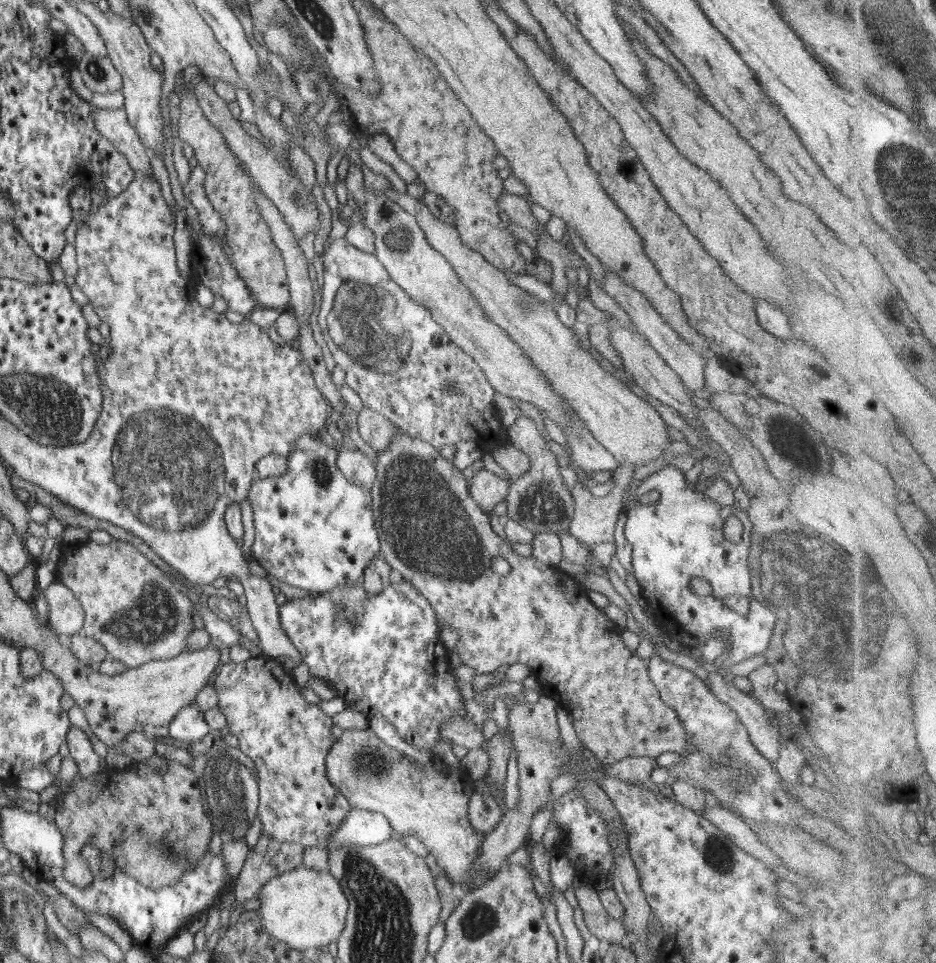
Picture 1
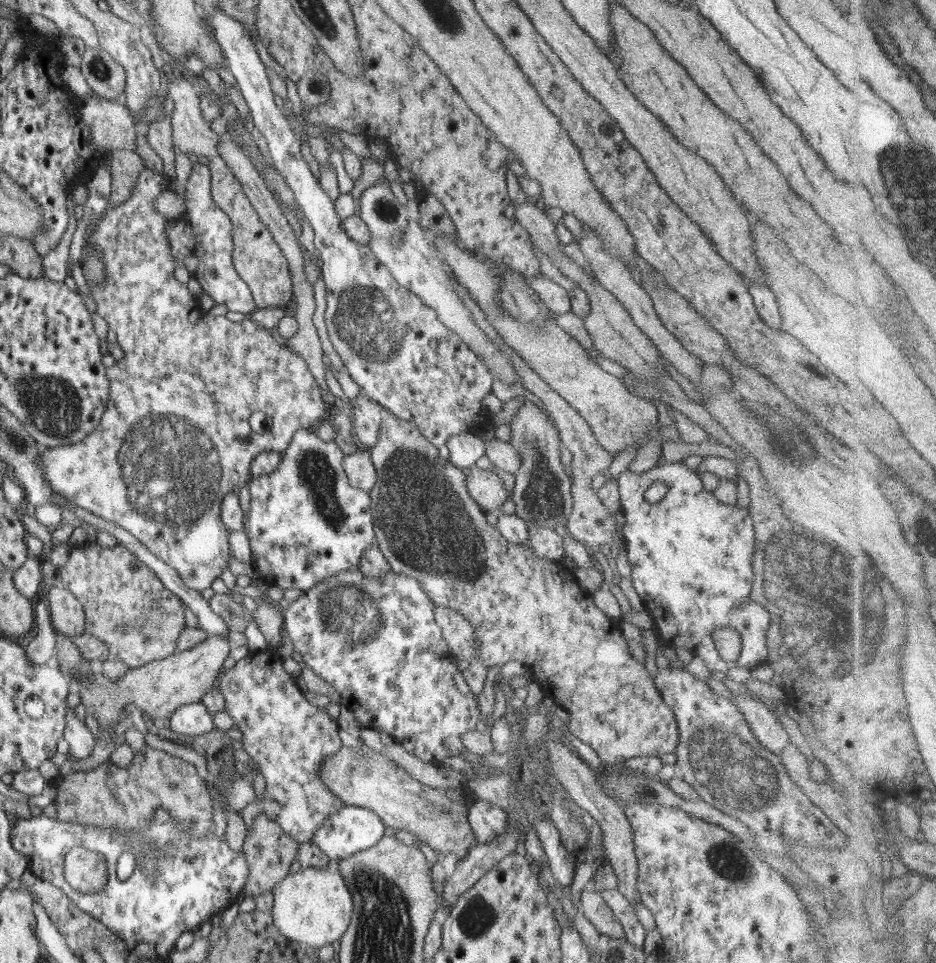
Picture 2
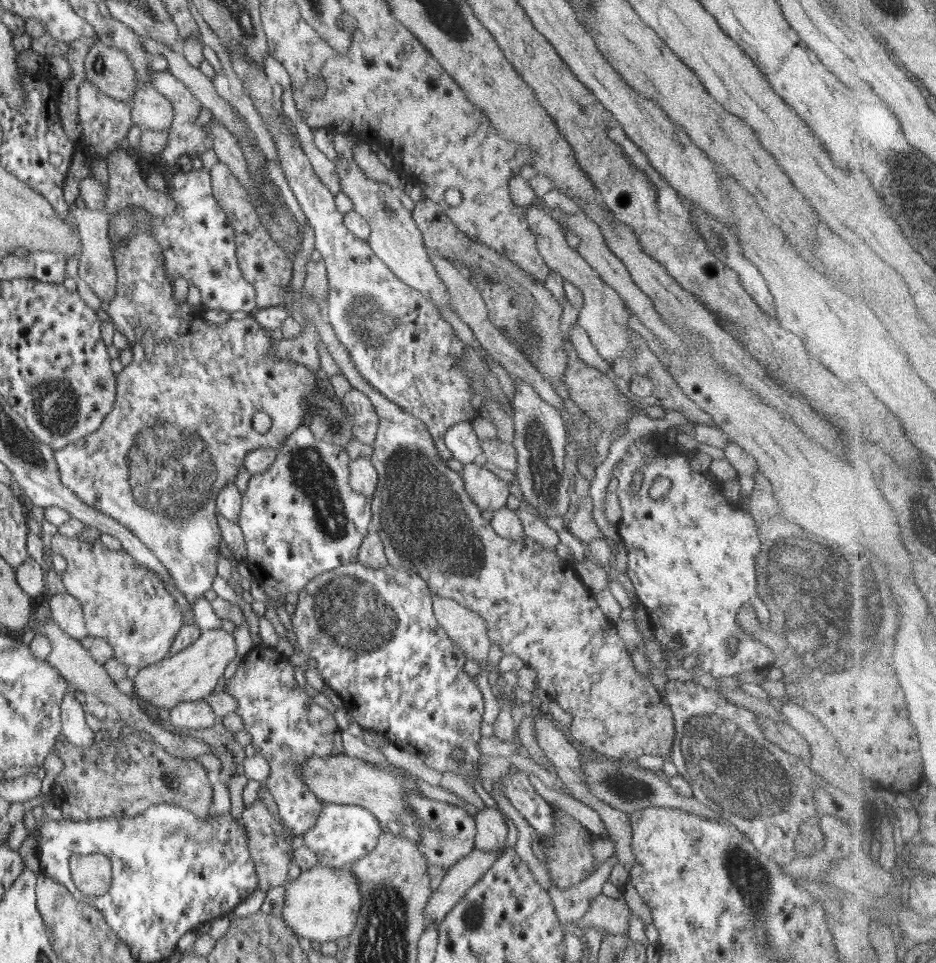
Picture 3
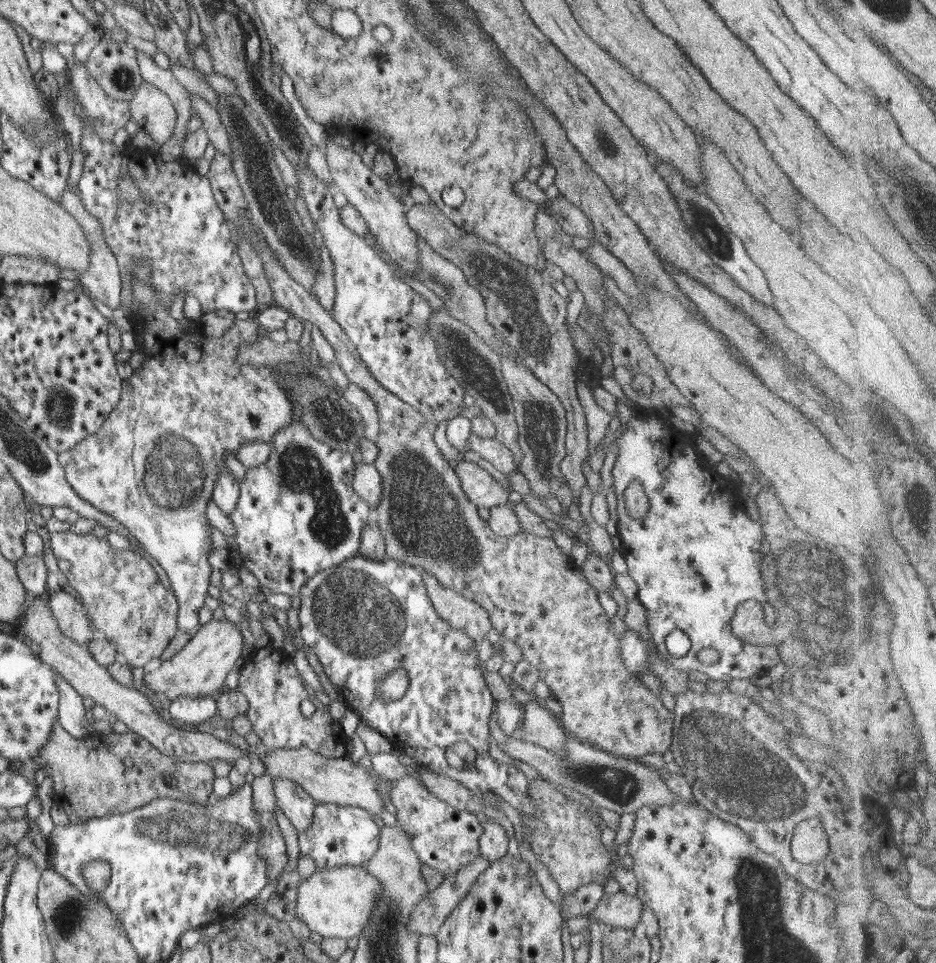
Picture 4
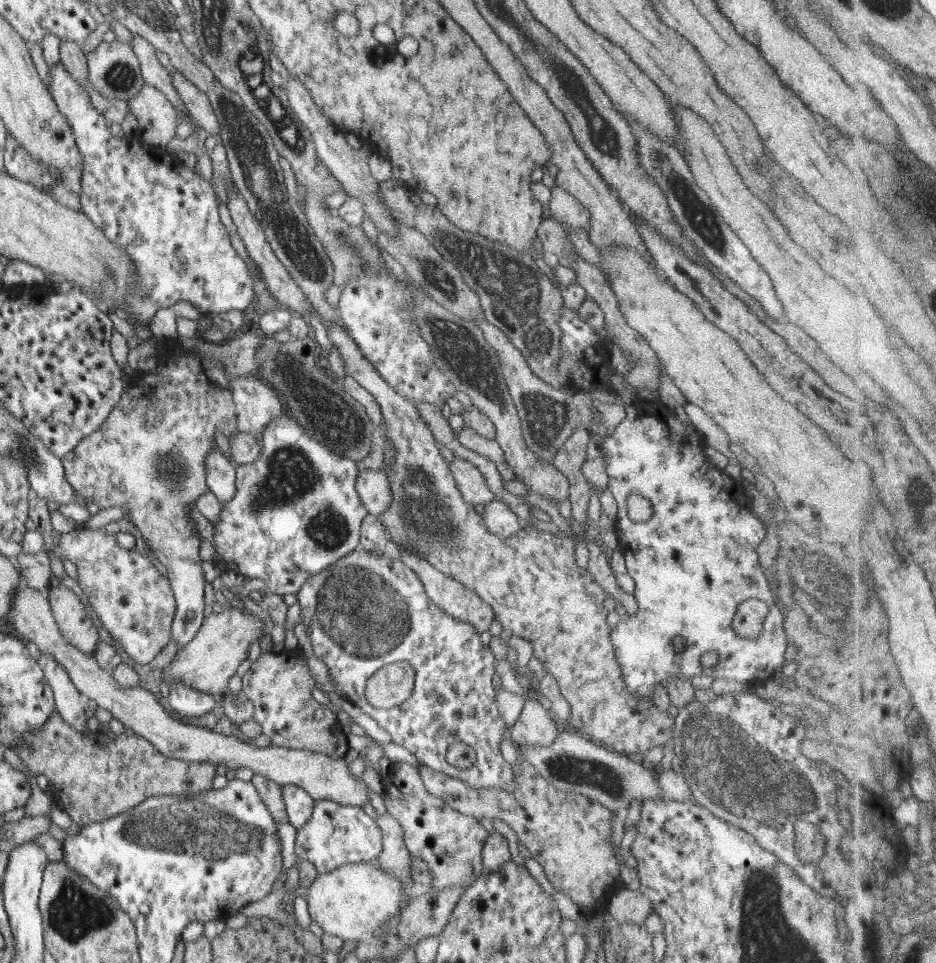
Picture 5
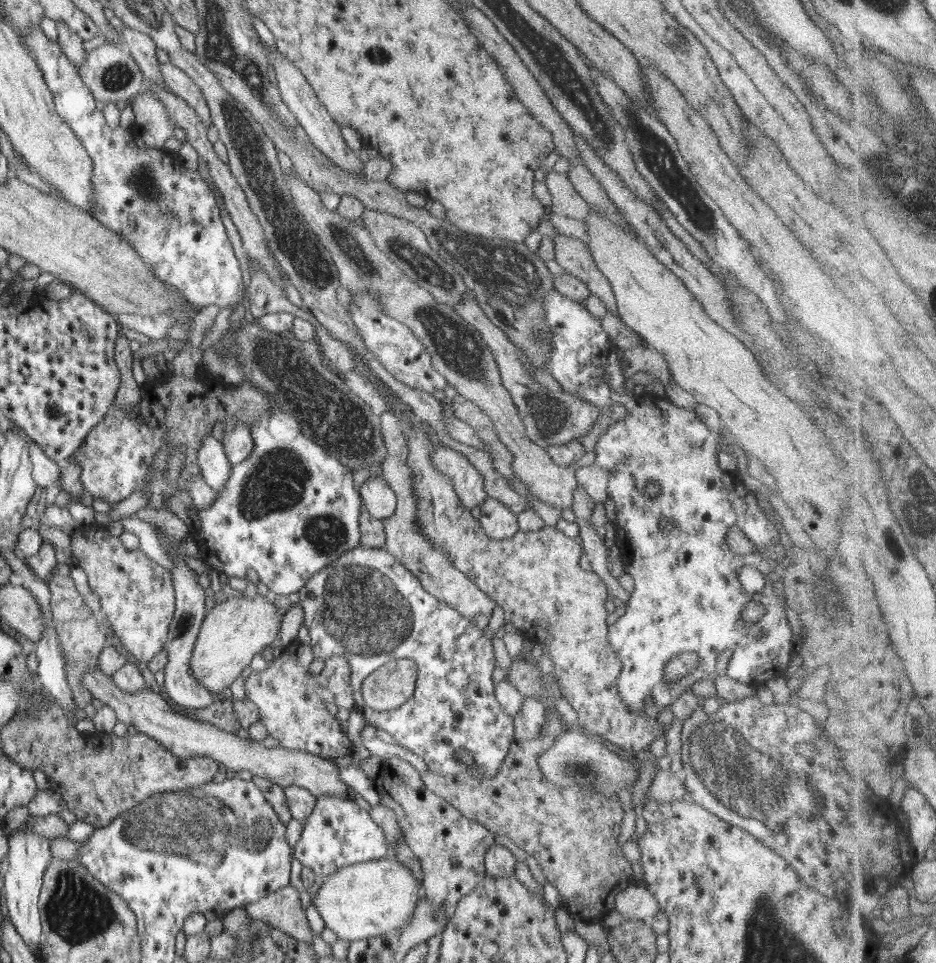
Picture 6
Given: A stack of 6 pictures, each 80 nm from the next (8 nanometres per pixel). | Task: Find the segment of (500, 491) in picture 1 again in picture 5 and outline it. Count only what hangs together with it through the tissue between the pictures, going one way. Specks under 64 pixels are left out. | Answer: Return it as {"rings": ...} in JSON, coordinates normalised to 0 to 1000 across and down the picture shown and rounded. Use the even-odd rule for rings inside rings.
{"rings":[[[480,470],[478,474],[483,477],[480,487],[485,493],[496,522],[518,525],[529,519],[528,513],[521,508],[519,497],[509,483],[502,481],[502,478],[498,478],[497,475],[486,475]]]}

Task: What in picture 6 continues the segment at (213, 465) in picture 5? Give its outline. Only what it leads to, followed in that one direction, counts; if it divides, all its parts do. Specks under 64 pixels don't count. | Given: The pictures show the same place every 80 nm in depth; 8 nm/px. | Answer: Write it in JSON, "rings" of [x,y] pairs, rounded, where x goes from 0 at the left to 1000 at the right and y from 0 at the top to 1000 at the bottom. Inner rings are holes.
{"rings":[[[222,451],[212,467],[212,482],[220,503],[233,511],[245,495],[247,480],[239,470],[238,462],[226,451]]]}

